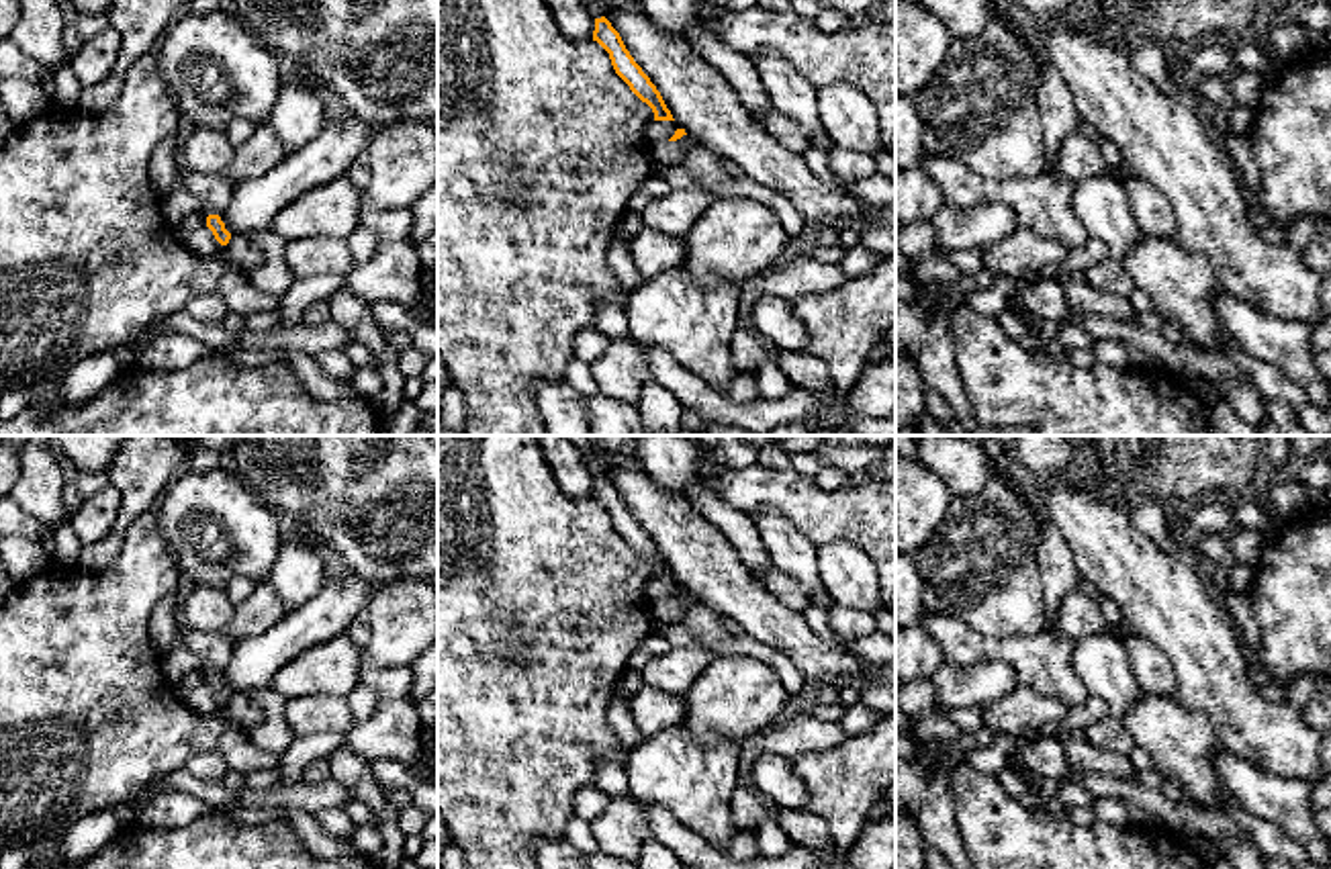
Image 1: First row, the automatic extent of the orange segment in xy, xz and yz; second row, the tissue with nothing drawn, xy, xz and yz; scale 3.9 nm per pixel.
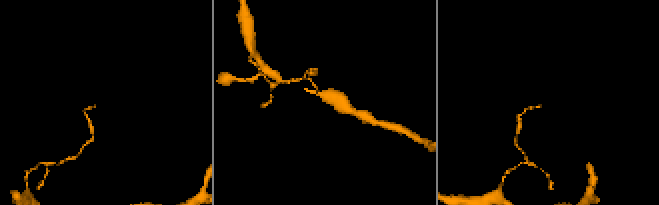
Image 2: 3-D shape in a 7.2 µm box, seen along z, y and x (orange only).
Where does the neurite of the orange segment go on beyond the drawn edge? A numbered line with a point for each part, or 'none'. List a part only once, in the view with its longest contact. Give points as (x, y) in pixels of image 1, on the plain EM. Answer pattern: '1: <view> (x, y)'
none

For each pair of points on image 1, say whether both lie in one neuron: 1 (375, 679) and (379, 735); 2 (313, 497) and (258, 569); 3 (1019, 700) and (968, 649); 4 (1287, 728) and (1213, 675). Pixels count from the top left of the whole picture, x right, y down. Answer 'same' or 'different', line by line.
1: same
2: different
3: different
4: same

